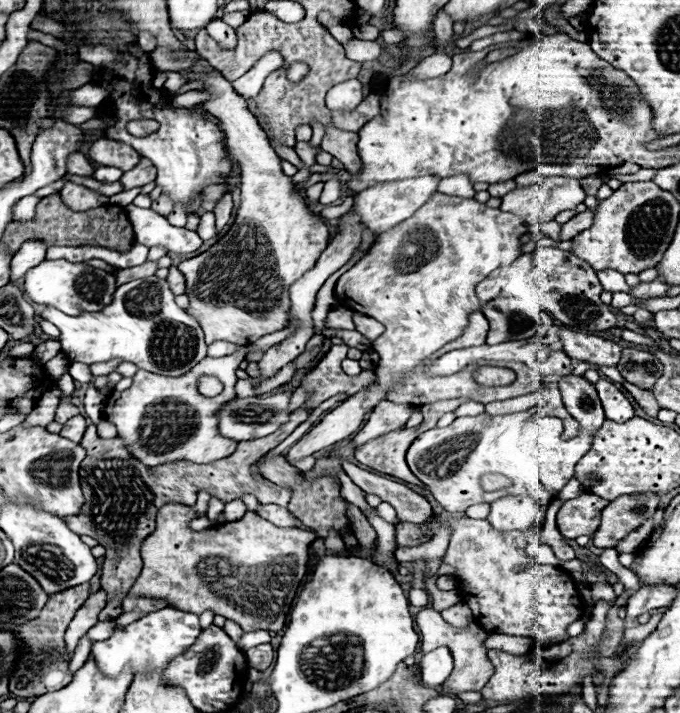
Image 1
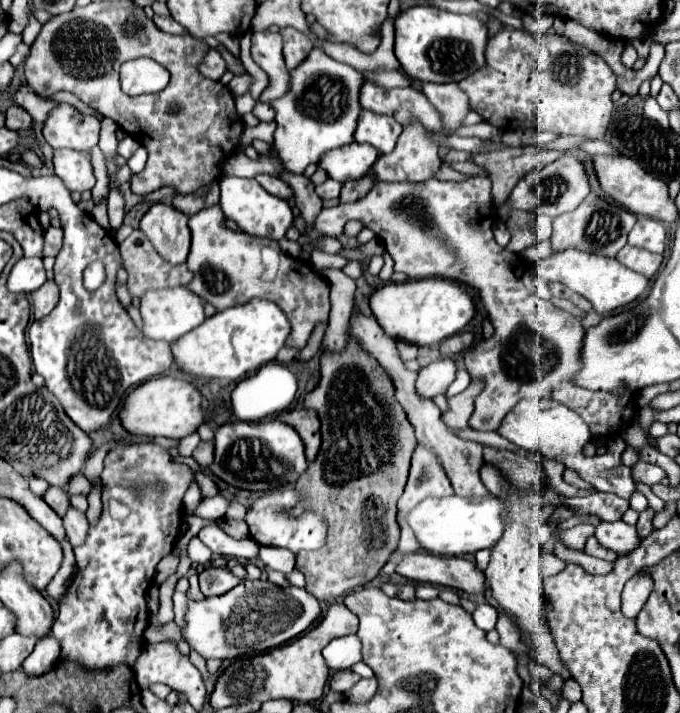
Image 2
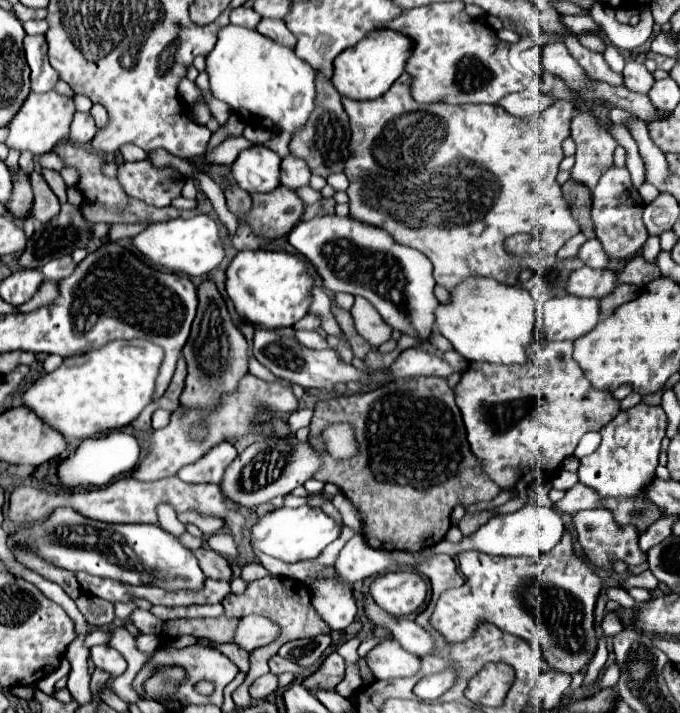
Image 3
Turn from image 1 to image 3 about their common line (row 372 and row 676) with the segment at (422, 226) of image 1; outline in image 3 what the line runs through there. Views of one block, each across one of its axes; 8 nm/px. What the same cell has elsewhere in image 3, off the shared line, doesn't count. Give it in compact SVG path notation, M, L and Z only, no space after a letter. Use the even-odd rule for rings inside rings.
M394 638L376 644L366 660L376 678L402 678L420 670L420 658L404 650Z

